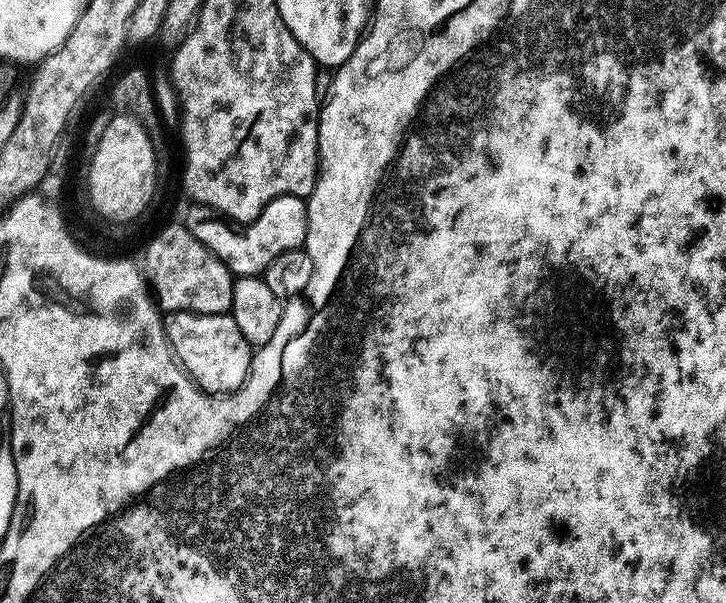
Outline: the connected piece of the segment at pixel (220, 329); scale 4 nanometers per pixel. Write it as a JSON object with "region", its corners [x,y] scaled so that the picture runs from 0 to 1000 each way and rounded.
{"region":[[[234,517],[225,526],[225,532],[237,589],[242,592],[248,609],[263,624],[266,633],[274,638],[277,648],[288,653],[313,653],[335,640],[347,610],[350,579],[339,567],[339,561],[333,561],[333,547],[328,547],[320,522],[271,524],[267,517]]]}

